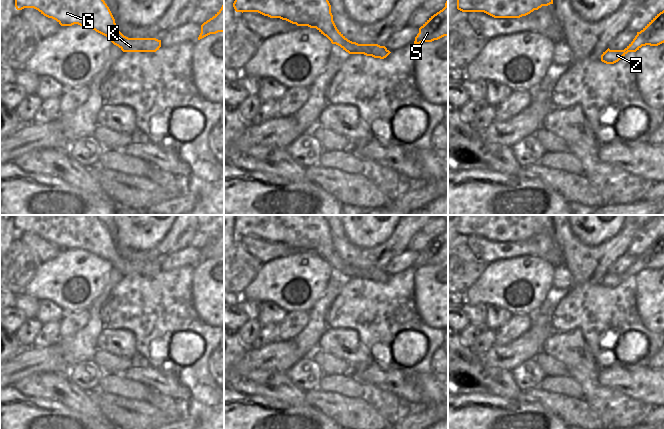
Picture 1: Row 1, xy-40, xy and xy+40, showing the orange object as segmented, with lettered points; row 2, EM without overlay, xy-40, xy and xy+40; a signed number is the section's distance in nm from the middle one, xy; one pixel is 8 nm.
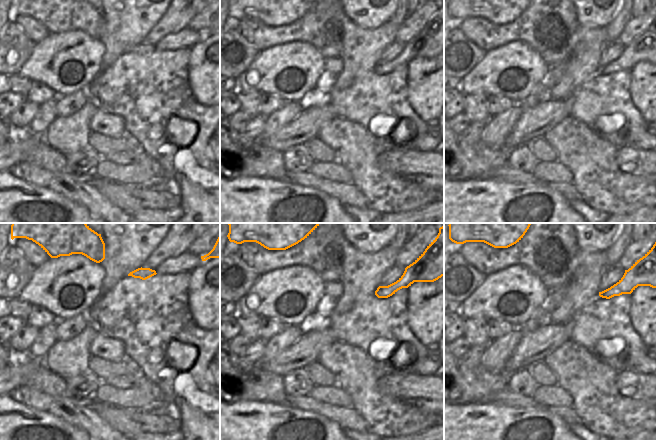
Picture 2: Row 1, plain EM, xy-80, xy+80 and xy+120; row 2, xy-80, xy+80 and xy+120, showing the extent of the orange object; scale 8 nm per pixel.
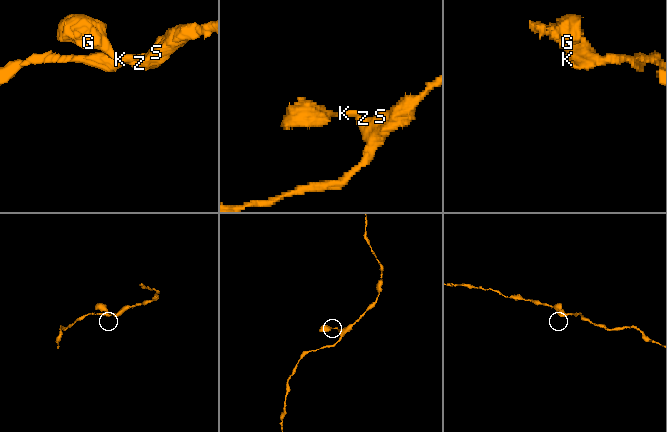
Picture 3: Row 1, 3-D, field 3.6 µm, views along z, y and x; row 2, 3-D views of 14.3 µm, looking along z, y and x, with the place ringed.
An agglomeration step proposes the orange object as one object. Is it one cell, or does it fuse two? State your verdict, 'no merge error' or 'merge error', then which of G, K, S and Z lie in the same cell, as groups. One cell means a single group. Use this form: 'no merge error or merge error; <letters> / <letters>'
no merge error; G K S Z

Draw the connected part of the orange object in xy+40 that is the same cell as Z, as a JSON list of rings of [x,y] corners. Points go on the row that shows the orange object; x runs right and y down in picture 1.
[[[664,10],[657,14],[637,35],[624,50],[610,50],[601,55],[601,61],[614,64],[621,60],[628,52],[636,52],[642,46],[658,46],[664,43]]]

